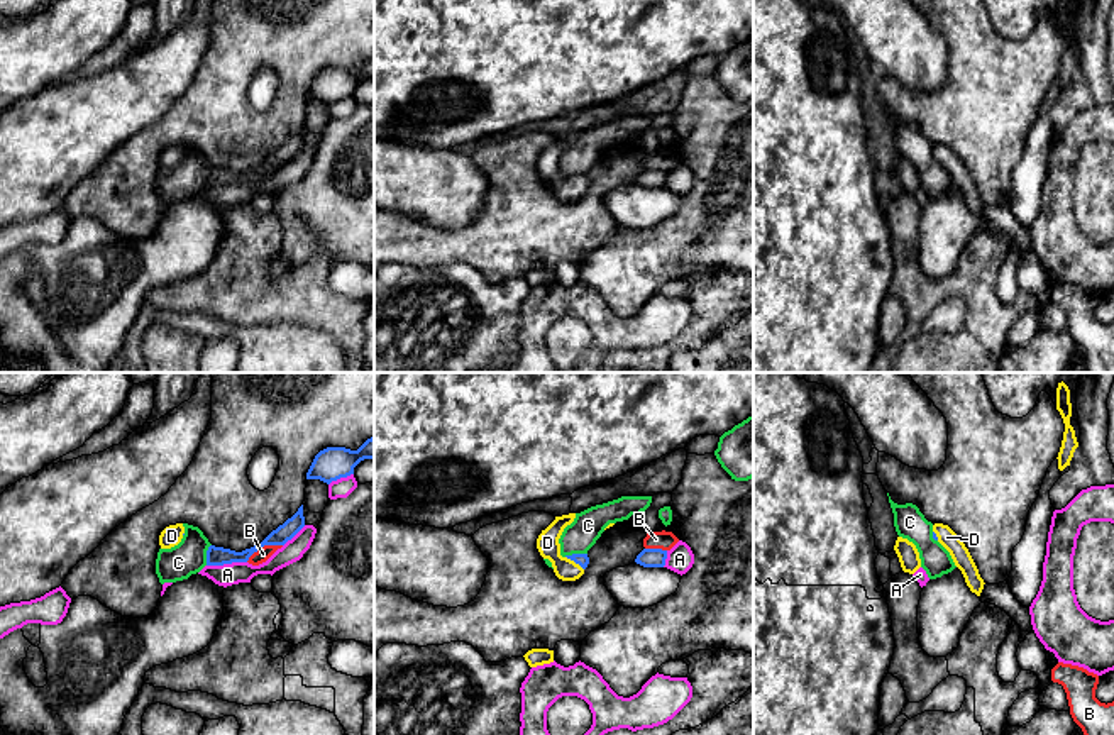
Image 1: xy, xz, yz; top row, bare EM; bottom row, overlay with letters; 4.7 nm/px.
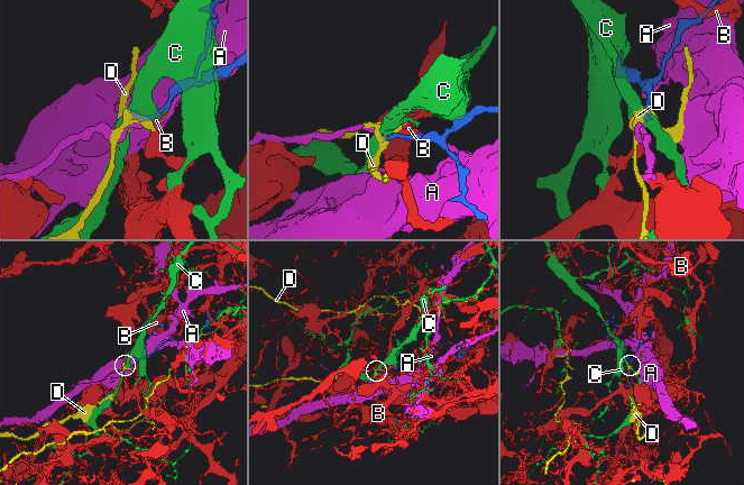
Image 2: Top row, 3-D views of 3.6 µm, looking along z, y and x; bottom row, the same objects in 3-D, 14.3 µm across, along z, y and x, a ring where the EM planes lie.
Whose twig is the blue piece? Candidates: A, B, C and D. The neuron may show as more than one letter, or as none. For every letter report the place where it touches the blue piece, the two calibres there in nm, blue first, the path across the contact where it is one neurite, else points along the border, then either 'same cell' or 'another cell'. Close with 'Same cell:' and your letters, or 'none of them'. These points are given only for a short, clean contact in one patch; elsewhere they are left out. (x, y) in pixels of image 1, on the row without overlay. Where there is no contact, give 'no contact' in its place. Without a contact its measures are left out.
A: xy (226, 183) | 100/110 nm | another cell
B: xy (263, 166) | 100/70 nm | another cell
C: xz (574, 175) | 60/150 nm | along xz (586, 173), (564, 176) | another cell
D: xz (574, 182) | 60/110 nm | across xz (581, 180), (574, 182), (562, 182), (547, 163) | same cell
Same cell: D

